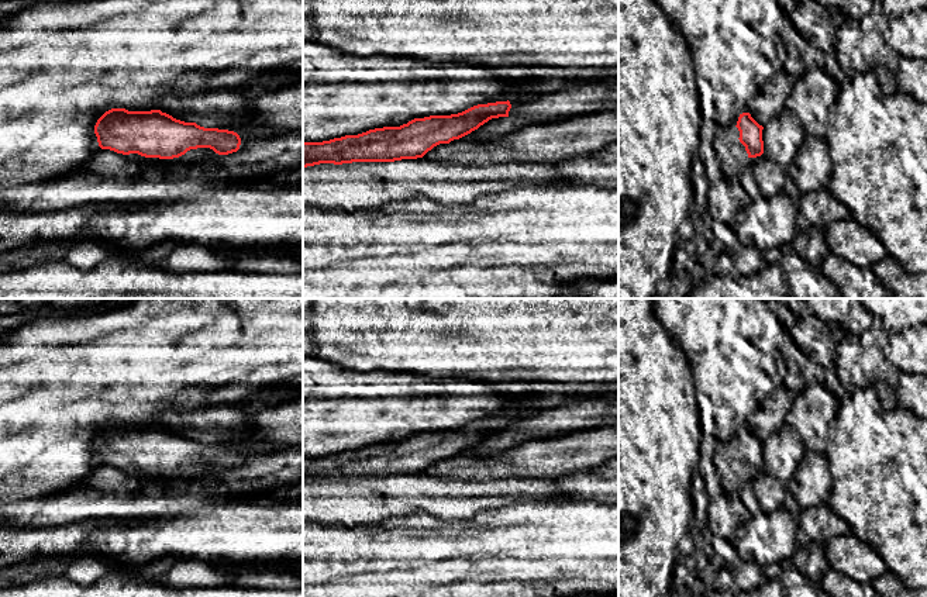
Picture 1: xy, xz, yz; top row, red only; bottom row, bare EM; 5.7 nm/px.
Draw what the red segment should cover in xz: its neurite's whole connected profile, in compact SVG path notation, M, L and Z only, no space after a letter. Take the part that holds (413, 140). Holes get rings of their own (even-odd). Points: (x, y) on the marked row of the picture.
M509 100L478 104L458 114L414 118L400 127L375 128L323 142L303 142L303 168L423 158L434 146L459 139L492 118L509 117L510 108Z

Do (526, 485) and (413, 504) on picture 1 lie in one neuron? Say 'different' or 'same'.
same

